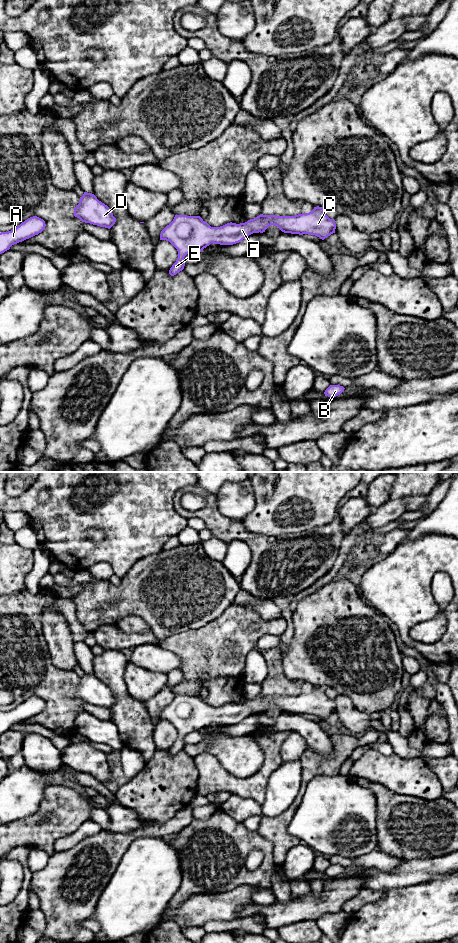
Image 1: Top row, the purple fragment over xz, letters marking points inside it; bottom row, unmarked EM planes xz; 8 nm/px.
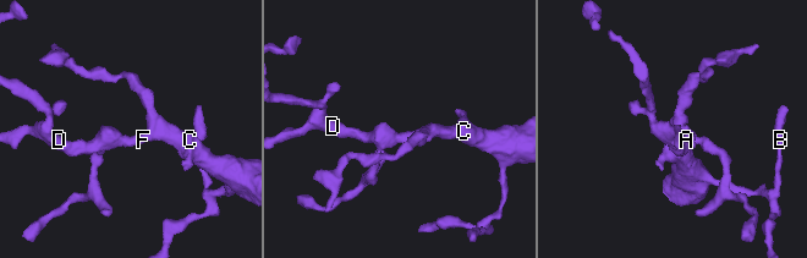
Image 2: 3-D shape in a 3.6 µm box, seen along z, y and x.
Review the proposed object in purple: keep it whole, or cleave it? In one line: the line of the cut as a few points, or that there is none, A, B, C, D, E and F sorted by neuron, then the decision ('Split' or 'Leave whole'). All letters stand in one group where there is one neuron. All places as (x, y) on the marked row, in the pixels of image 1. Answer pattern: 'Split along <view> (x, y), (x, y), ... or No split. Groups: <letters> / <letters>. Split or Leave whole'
No split. Groups: A B C D E F. Leave whole

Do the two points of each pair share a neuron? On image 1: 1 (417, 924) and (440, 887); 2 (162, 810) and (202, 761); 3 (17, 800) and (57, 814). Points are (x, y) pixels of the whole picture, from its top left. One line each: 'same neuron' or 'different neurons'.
1: same neuron
2: different neurons
3: different neurons

